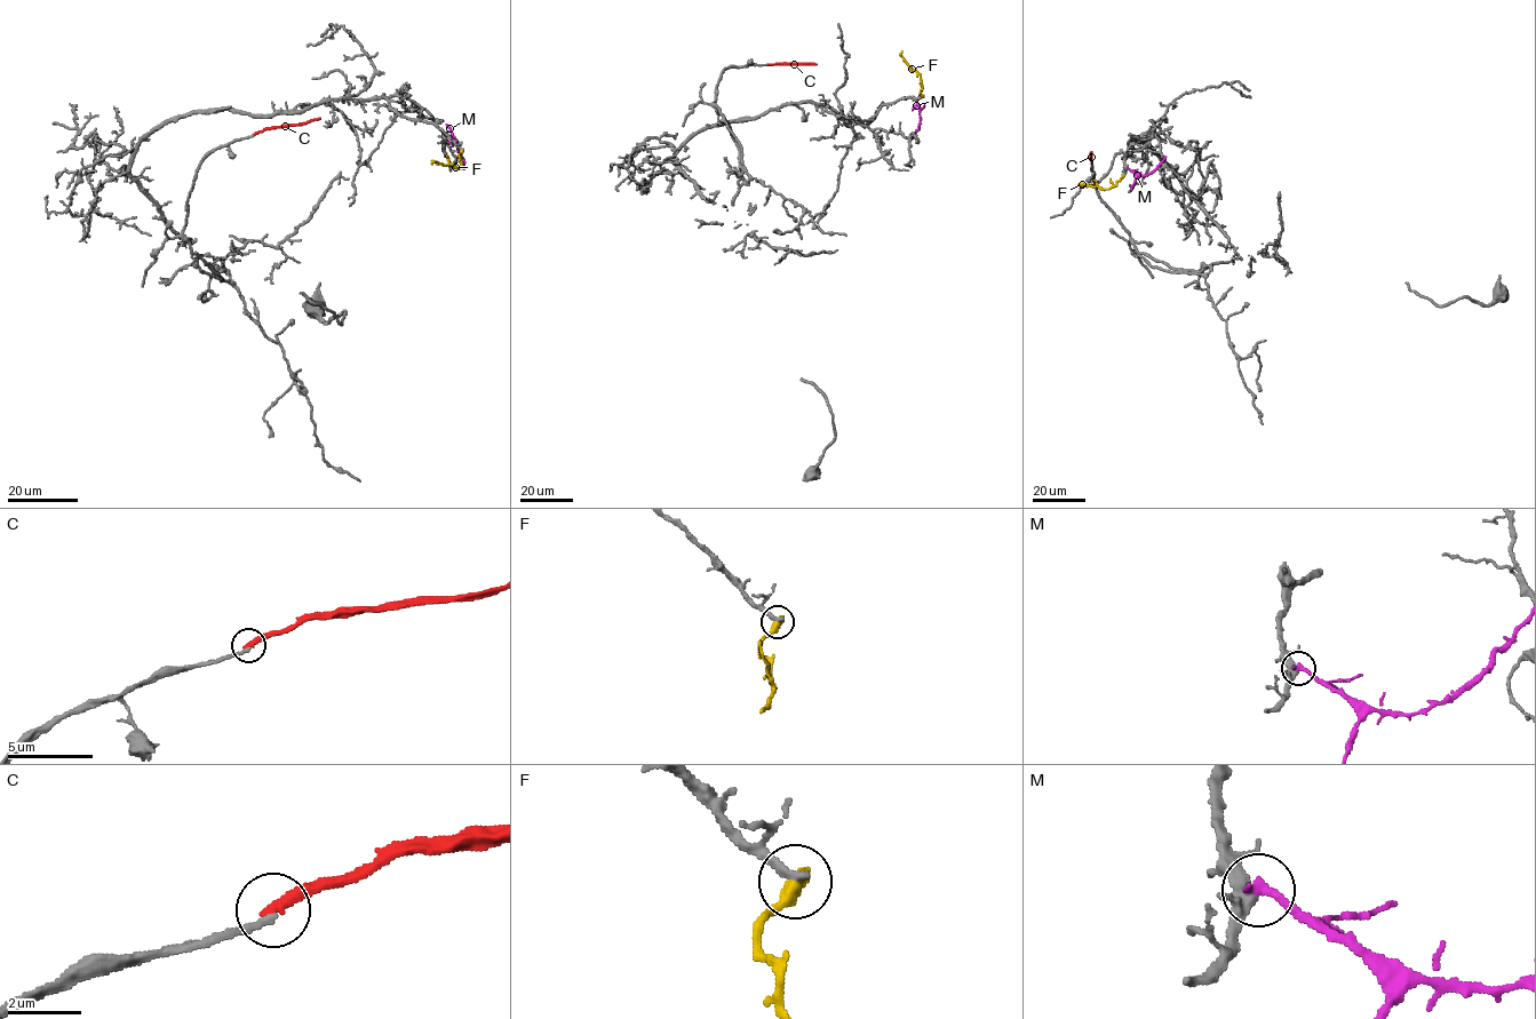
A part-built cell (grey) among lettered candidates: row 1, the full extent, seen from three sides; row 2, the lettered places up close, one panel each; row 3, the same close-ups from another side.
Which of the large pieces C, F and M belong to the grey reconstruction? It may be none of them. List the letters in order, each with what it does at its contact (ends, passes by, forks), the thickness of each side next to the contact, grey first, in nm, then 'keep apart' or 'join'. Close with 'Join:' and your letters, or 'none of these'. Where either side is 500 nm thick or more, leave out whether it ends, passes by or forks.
C: it ends there; 200 nm thick on the grey side, 360 nm on the other; keep apart
F: it ends there; 320 nm thick on the grey side, 460 nm on the other; keep apart
M: it ends there; 300 nm thick on the grey side, 280 nm on the other; keep apart
Join: none of these

